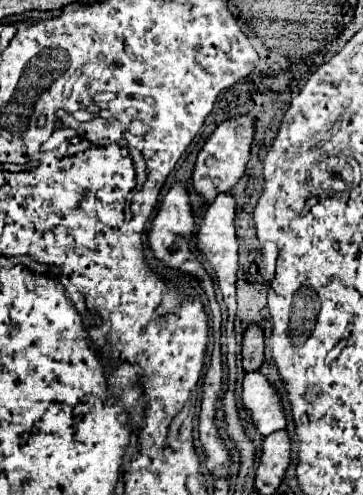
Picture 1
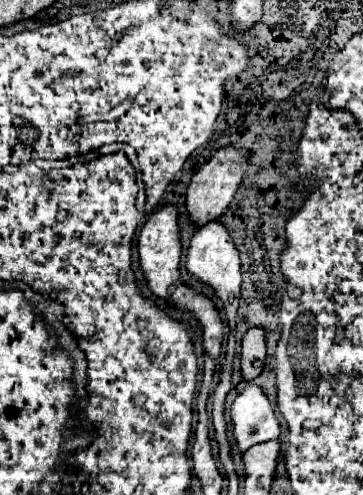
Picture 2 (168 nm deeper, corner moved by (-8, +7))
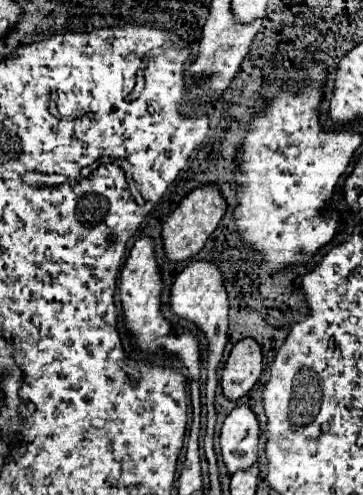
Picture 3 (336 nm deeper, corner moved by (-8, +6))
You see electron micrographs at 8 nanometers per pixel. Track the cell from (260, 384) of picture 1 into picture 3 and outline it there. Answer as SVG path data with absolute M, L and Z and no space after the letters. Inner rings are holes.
M236 405L220 431L222 459L232 475L236 469L248 469L258 459L260 423L250 405Z

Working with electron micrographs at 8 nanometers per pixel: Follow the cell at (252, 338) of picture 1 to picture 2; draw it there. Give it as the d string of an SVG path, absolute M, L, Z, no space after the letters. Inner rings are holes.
M250 328L242 336L242 352L240 352L240 372L246 382L254 380L262 368L266 358L266 342L262 328Z

